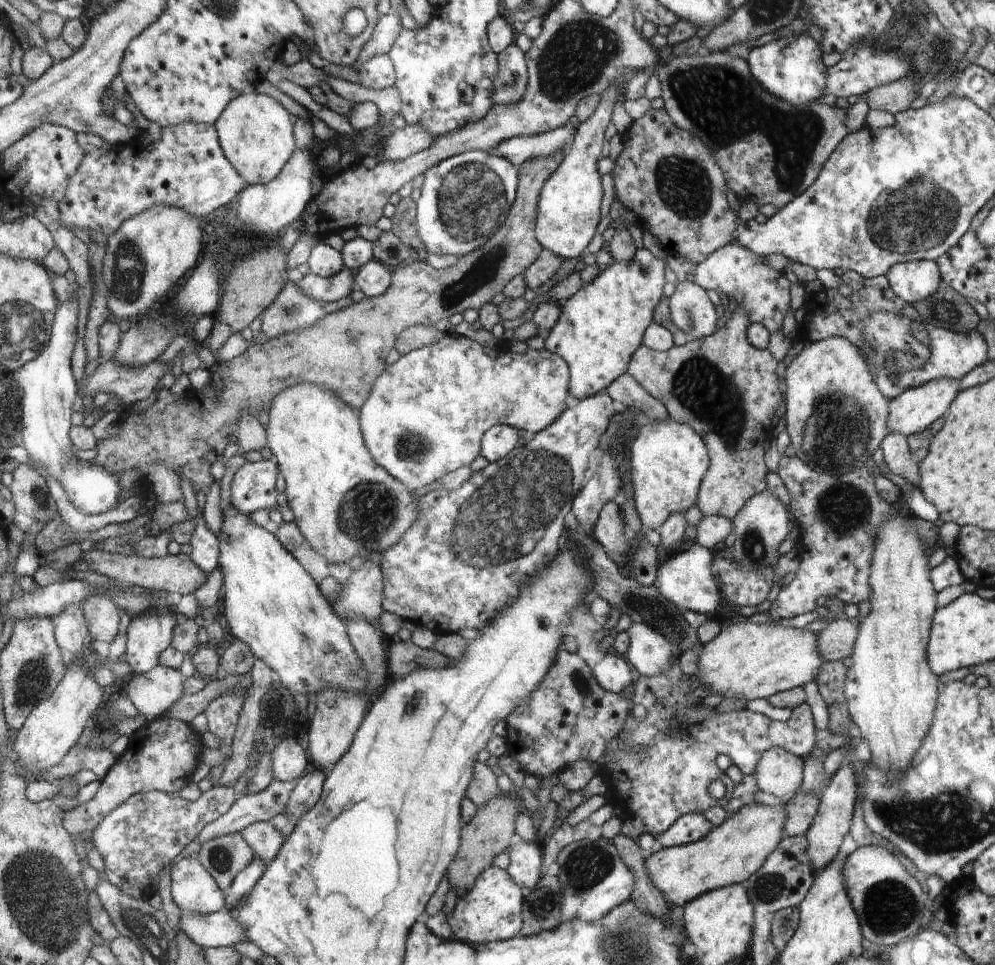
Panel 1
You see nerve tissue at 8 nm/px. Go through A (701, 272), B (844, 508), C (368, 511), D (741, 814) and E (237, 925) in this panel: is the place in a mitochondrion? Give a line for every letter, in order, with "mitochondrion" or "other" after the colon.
A: other
B: mitochondrion
C: mitochondrion
D: other
E: other

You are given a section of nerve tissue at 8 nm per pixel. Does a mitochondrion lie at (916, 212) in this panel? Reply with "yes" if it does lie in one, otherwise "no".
yes

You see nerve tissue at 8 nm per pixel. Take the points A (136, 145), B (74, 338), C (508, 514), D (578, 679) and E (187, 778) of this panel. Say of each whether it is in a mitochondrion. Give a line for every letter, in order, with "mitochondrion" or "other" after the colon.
A: other
B: other
C: mitochondrion
D: mitochondrion
E: other

